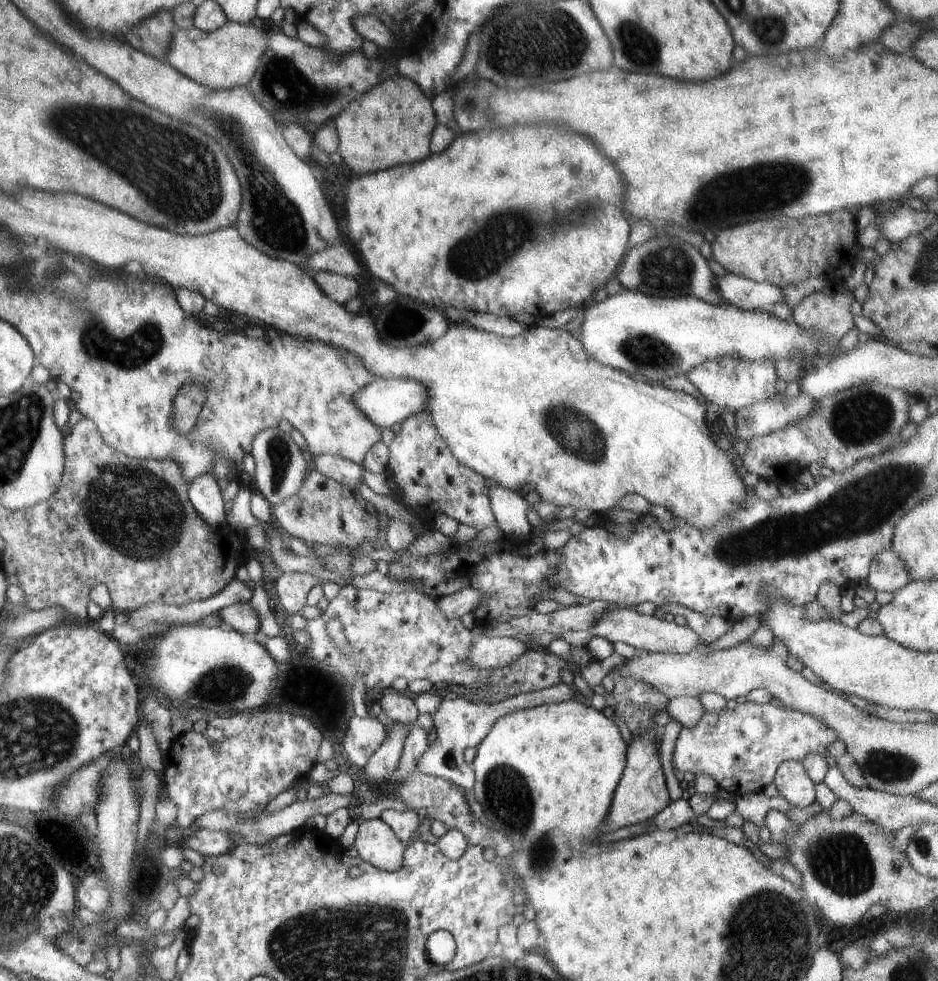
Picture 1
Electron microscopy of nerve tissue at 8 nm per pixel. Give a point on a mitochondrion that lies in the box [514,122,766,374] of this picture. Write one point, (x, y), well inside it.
(664, 270)

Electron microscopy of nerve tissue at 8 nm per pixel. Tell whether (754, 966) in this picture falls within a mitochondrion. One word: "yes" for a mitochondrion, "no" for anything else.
yes

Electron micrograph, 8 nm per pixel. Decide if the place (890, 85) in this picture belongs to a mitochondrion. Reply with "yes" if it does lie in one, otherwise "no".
no

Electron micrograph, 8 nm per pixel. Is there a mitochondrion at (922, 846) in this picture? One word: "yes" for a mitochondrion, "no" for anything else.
yes

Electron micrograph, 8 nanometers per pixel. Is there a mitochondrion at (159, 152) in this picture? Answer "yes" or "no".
yes

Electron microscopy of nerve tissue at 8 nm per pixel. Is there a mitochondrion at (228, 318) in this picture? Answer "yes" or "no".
no

